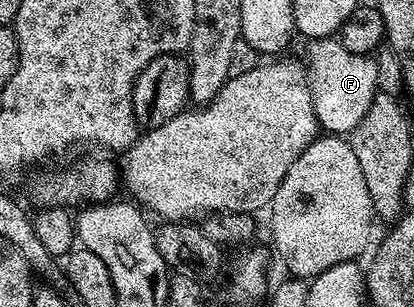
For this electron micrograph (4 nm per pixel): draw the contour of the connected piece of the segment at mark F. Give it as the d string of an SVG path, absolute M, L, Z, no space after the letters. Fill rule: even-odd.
M335 37L313 38L307 43L308 87L321 131L332 136L348 136L366 114L378 93L378 68L375 57L346 52Z

